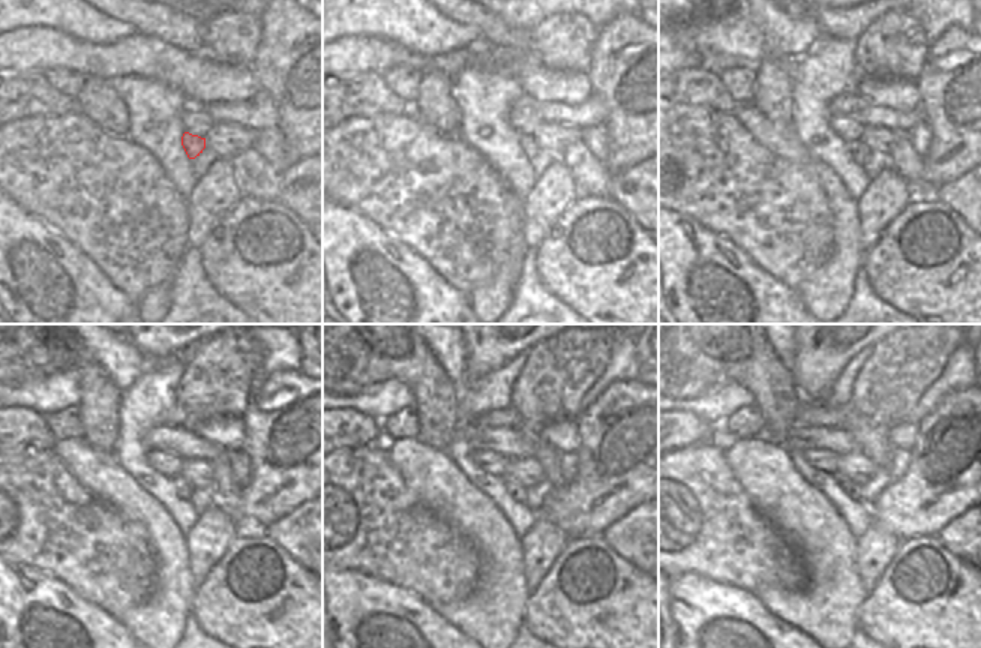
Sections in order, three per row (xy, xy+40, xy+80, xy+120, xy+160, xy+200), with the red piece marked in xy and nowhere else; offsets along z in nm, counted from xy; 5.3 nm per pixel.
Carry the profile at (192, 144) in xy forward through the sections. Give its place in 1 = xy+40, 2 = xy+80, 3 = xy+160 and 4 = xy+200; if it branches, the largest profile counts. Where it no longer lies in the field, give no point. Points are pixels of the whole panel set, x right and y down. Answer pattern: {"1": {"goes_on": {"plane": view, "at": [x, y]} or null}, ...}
{"1": {"goes_on": {"plane": "xy+40", "at": [528, 144]}}, "2": {"goes_on": {"plane": "xy+80", "at": [858, 152]}}, "3": {"goes_on": {"plane": "xy+160", "at": [515, 489]}}, "4": {"goes_on": {"plane": "xy+200", "at": [851, 489]}}}

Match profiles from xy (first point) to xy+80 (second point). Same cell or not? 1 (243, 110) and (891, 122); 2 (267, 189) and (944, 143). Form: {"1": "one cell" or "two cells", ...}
{"1": "one cell", "2": "two cells"}

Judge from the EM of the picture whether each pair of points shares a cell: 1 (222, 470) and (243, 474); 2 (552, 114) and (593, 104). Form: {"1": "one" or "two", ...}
{"1": "two", "2": "one"}

